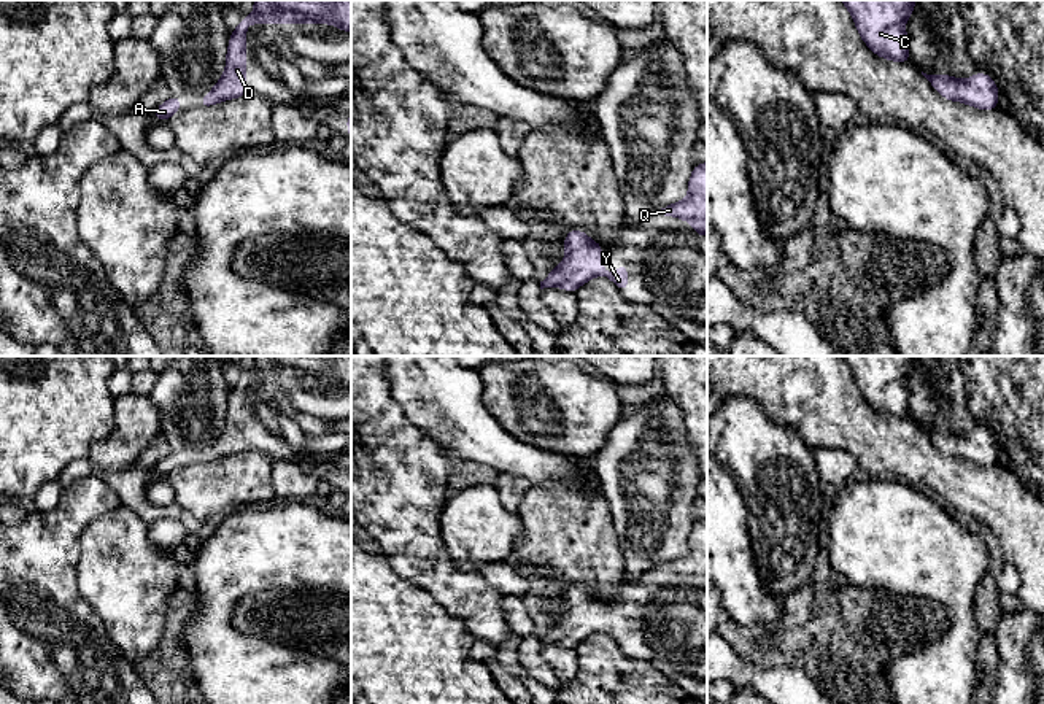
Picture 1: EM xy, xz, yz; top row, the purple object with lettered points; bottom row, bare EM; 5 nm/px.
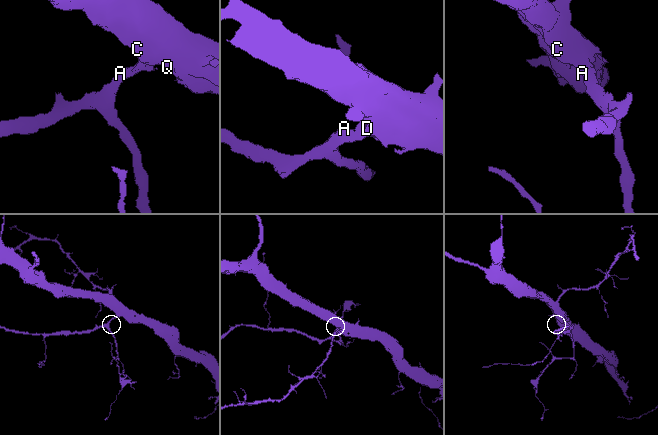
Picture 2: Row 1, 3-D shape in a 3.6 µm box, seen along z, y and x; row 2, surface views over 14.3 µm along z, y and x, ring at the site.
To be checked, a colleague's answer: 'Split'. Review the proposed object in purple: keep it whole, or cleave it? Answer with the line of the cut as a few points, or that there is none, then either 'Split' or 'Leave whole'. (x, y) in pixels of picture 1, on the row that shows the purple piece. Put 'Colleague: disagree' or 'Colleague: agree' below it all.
No split. Leave whole
Colleague: disagree

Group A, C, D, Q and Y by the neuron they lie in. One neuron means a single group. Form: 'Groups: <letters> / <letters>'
Groups: A C D Q Y

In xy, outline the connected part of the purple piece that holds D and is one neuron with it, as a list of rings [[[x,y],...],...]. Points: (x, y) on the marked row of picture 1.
[[[254,0],[254,11],[245,16],[229,38],[226,72],[215,89],[207,92],[200,108],[216,105],[222,100],[246,95],[246,25],[248,24],[334,24],[351,33],[351,0]]]

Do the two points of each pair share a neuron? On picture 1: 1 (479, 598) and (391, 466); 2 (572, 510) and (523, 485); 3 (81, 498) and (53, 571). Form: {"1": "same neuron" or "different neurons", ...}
{"1": "same neuron", "2": "different neurons", "3": "same neuron"}

